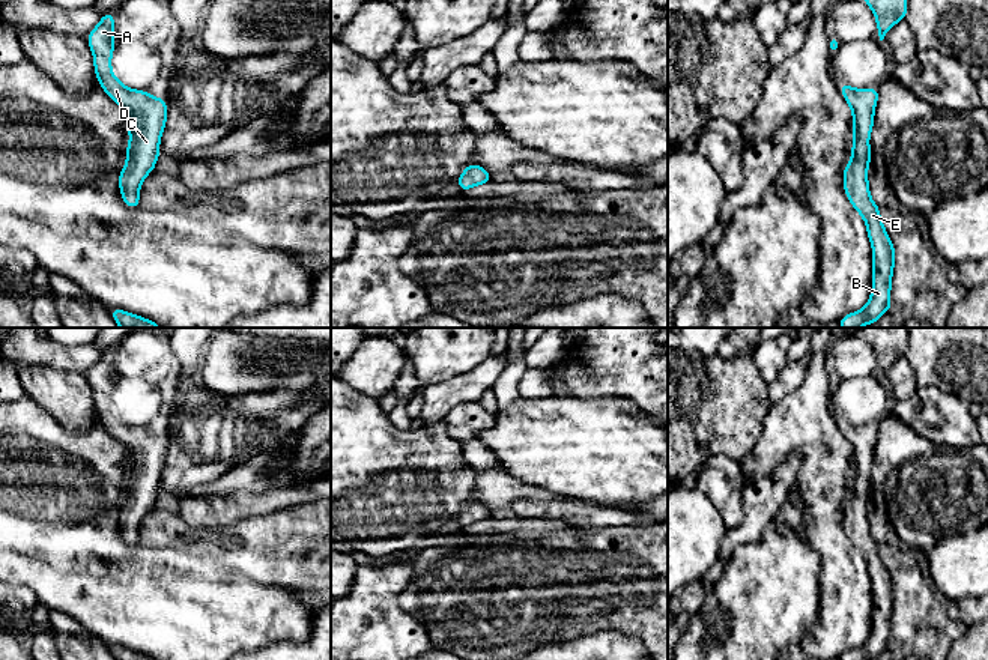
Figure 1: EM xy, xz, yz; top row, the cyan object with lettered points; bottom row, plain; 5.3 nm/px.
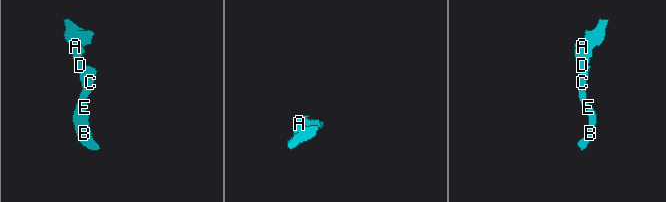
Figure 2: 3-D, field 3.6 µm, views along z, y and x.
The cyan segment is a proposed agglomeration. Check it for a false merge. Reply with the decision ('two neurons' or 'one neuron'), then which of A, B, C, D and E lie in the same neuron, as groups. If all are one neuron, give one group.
one neuron; groups A B C D E

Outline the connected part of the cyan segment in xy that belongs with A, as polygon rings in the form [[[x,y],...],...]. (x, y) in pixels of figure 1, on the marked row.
[[[105,14],[86,38],[93,53],[96,80],[104,92],[123,110],[131,141],[126,146],[126,164],[119,176],[120,195],[128,207],[140,206],[140,186],[155,170],[161,153],[159,141],[167,120],[167,104],[144,90],[128,89],[111,69],[114,51],[114,15]]]

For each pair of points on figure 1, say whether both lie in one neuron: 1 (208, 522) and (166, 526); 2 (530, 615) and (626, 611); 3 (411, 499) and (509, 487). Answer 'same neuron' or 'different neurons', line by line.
1: different neurons
2: same neuron
3: different neurons

